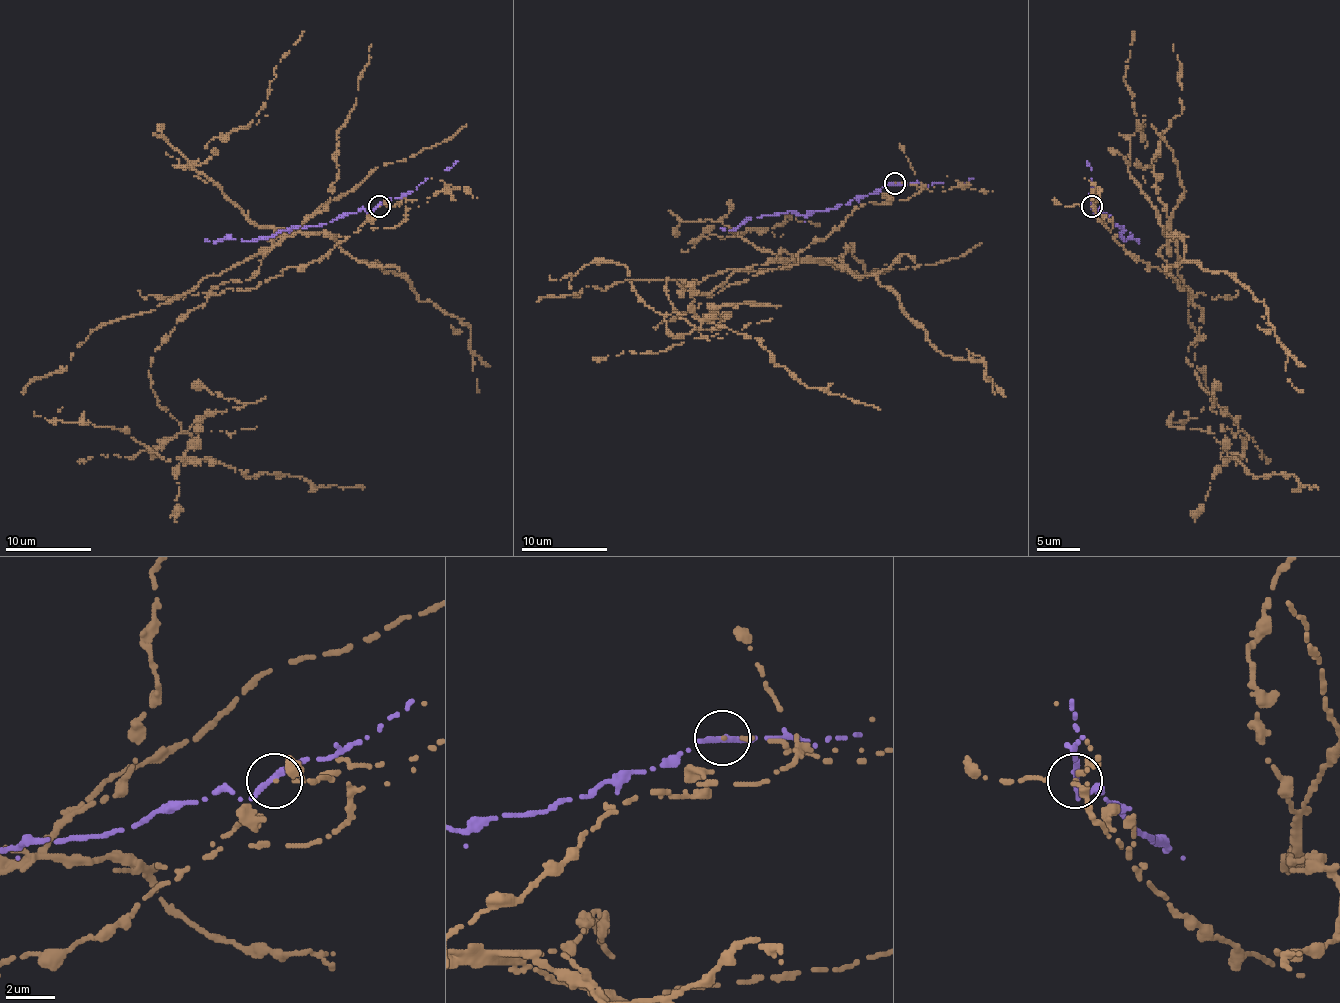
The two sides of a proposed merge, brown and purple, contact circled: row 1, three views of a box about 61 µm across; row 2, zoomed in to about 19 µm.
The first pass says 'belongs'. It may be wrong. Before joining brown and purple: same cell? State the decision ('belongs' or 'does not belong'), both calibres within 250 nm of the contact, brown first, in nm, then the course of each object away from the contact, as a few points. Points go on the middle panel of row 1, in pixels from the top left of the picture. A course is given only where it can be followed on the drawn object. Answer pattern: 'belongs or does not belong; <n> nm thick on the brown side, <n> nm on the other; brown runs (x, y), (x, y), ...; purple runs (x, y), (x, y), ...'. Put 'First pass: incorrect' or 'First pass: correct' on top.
First pass: incorrect
does not belong; 70 nm thick on the brown side, 360 nm on the other; brown runs (895, 183), (921, 189), (796, 265), (664, 286), (696, 329), (673, 336), (707, 319), (880, 409); purple runs (893, 183), (833, 208), (796, 215), (789, 211), (746, 217), (731, 230), (720, 228)

